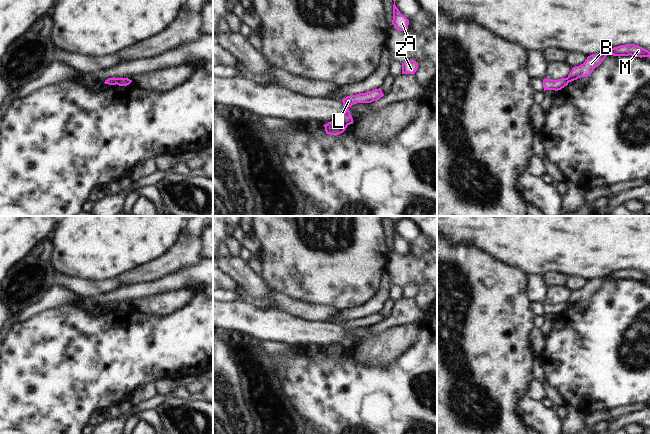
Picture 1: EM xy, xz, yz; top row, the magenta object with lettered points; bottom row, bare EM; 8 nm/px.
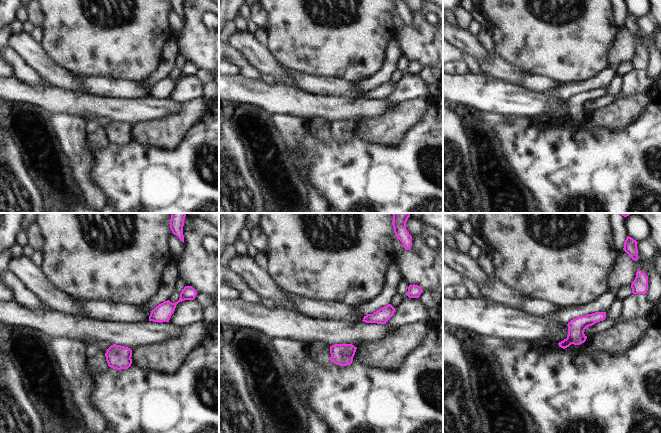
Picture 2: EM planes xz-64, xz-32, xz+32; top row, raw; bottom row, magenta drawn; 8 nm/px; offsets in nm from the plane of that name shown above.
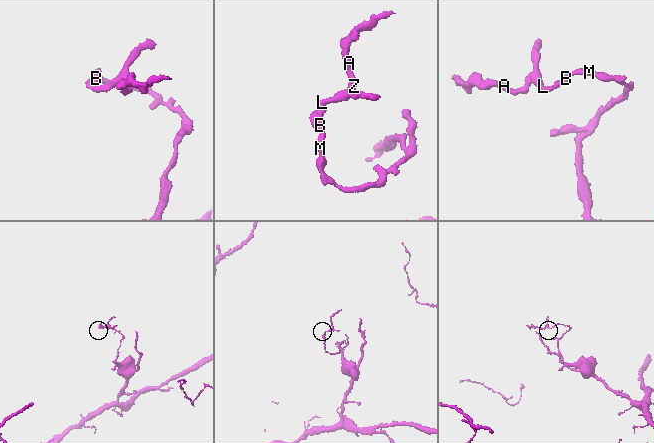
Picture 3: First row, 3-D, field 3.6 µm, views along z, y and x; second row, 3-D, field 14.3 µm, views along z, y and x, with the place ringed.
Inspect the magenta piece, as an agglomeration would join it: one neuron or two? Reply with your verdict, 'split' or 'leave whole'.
split

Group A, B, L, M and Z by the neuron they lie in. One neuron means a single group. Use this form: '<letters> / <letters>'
A L Z / B M

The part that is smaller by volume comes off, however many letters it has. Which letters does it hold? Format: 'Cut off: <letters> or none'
Cut off: A, L, Z

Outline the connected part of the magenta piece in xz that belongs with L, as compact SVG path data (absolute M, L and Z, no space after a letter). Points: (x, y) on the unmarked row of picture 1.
M381 312L367 315L365 317L347 320L346 322L342 323L343 330L346 332L346 334L342 339L341 345L343 345L346 349L353 348L354 345L348 333L349 331L357 327L371 327L379 324L383 320L384 318L382 317Z

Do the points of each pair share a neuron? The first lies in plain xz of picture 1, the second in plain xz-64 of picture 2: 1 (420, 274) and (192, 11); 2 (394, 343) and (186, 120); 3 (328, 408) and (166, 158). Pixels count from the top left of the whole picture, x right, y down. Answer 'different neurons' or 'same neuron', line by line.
1: same neuron
2: same neuron
3: same neuron

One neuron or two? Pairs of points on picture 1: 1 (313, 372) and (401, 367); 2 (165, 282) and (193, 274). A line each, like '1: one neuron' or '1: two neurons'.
1: one neuron
2: one neuron

